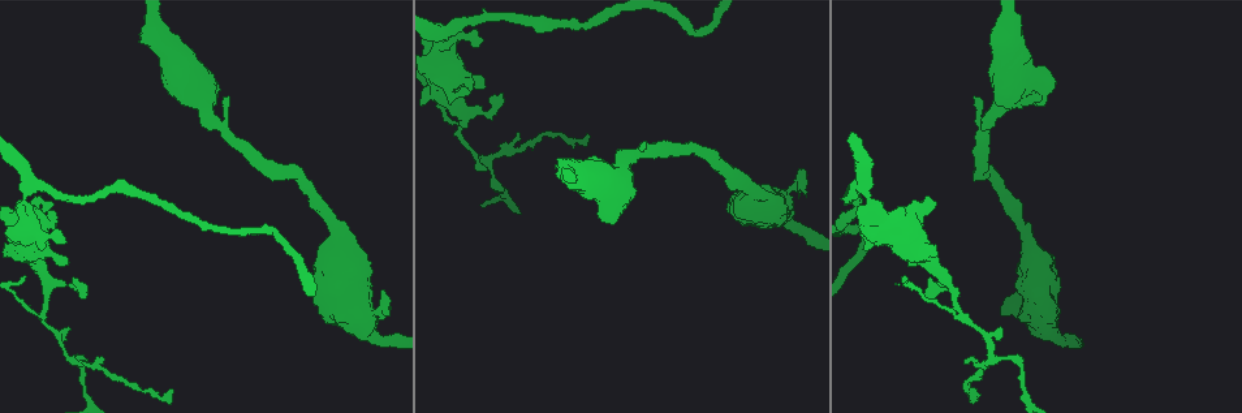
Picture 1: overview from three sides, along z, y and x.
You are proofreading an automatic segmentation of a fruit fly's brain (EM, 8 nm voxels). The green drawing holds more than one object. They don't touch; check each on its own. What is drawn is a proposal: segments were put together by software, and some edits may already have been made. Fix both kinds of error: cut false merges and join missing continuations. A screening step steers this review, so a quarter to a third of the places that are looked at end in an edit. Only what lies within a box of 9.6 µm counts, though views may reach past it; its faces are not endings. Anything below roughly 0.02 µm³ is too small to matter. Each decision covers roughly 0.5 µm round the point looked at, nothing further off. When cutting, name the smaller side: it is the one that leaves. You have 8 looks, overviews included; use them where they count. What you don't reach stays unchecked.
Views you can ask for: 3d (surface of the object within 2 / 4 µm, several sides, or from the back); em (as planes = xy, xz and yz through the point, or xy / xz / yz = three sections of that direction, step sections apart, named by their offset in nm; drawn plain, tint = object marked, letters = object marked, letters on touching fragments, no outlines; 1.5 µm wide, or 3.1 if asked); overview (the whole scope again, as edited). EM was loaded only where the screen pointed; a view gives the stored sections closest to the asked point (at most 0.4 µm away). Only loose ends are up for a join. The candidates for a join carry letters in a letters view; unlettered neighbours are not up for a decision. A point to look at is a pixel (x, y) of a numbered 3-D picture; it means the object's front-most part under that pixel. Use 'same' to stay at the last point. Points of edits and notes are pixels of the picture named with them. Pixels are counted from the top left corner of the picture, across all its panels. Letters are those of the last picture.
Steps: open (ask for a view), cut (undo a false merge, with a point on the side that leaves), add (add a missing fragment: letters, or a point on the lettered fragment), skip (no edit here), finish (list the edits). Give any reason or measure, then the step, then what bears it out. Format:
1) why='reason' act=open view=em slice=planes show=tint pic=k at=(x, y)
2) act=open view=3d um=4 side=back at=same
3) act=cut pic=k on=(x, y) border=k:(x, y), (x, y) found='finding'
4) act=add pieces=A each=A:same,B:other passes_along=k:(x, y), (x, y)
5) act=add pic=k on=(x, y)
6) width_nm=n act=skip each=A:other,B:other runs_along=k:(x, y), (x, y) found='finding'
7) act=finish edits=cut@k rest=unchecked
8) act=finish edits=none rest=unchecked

why='three arms meet' act=open view=em slice=planes show=letters pic=1 at=(461, 128)

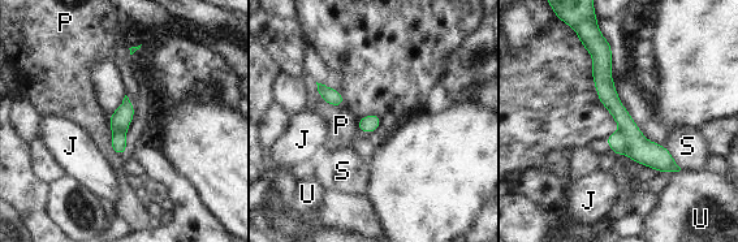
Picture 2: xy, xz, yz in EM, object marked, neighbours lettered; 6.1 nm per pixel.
act=skip each=J:other,P:other,S:other,U:other runs_along=2:(604, 46), (608, 98), (674, 168) found='continuous, no second cell'

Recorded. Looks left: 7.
why='tapers out' act=open view=3d um=4 pic=1 at=(519, 135)

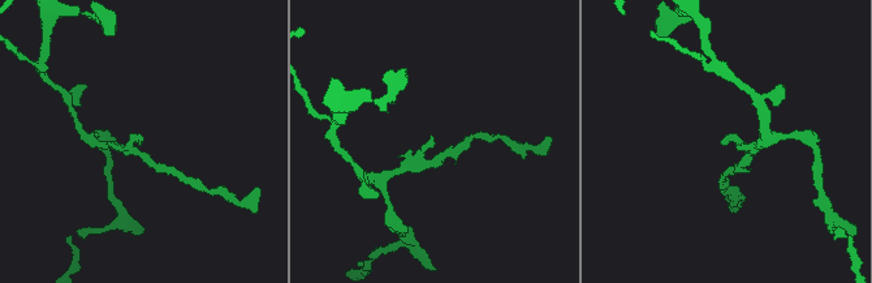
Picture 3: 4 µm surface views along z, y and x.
act=open view=em slice=xy step=8 show=letters pic=3 at=(432, 138)

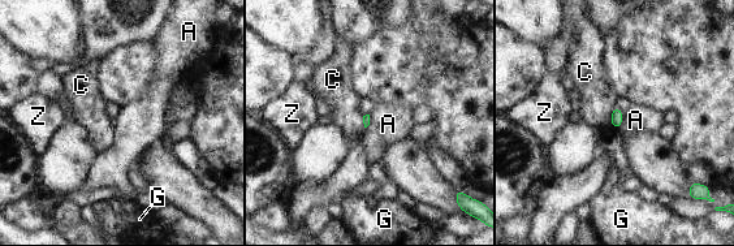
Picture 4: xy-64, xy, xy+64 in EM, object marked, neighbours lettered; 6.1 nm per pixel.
longest_contact=C:140nm act=skip each=A:other,C:other,G:other,Z:other border=4:(625, 112), (618, 130) found='no lettered fragment goes on from it'

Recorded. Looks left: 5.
why='sharp bend' act=open view=em slice=planes show=letters pic=1 at=(274, 233)

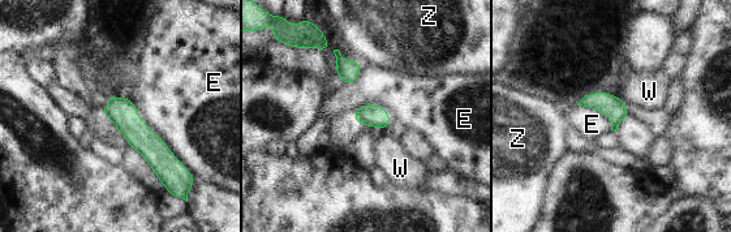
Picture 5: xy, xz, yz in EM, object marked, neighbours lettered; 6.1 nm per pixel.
act=skip each=E:other,W:other,Z:other runs_along=5:(112, 99), (128, 123), (175, 166) found='one cell here'

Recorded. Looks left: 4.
act=finish edits=none rest=unchecked

